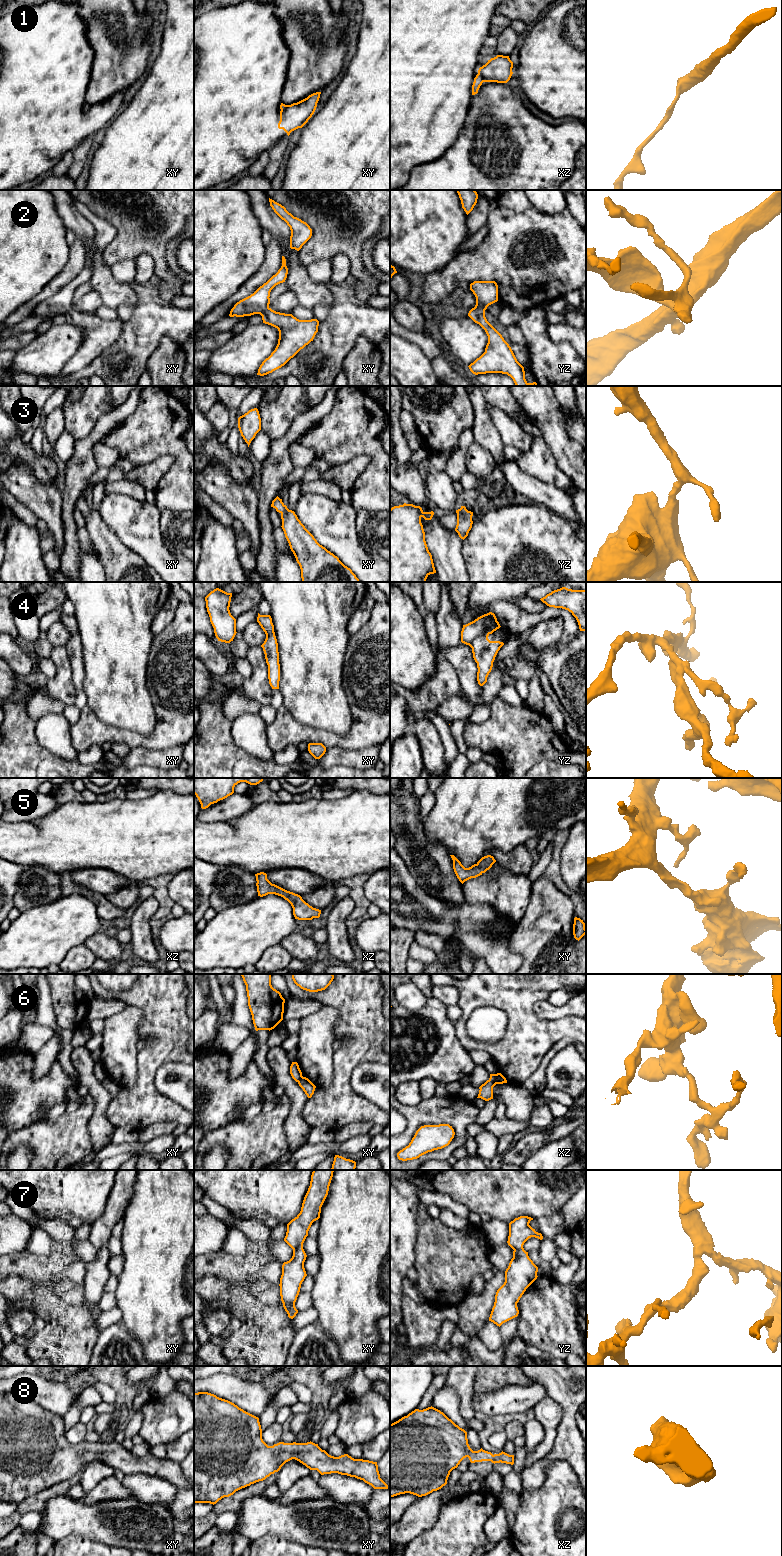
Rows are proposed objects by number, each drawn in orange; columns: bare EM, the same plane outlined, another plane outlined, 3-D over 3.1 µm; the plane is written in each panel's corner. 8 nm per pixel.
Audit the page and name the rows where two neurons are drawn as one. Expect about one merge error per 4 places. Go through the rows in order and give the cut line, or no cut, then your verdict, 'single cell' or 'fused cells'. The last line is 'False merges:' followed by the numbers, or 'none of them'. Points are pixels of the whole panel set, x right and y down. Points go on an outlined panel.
1: cut xz (478, 73), (483, 81); fused cells
2: cut none; single cell
3: cut none; single cell
4: cut none; single cell
5: cut none; single cell
6: cut xz (495, 1074), (495, 1081), (497, 1083); fused cells
7: cut none; single cell
8: cut none; single cell
False merges: 1, 6

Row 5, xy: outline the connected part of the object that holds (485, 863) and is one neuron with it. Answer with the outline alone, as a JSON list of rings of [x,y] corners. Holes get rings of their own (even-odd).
[[[454,855],[450,856],[453,860],[454,872],[462,884],[471,878],[476,878],[482,875],[496,862],[493,856],[487,855],[482,857],[476,864],[472,865],[471,867],[465,868]]]

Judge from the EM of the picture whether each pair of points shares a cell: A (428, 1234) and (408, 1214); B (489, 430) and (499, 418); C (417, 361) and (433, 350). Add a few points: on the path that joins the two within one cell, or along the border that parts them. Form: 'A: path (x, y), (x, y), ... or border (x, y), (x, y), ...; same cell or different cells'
A: border (419, 1203), (417, 1211), (417, 1241), (414, 1245); different cells
B: border (486, 403), (489, 418), (504, 445); different cells
C: border (407, 340), (415, 343), (430, 360); different cells

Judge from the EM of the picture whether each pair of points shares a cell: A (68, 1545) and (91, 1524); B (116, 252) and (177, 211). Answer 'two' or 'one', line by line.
A: two
B: one

